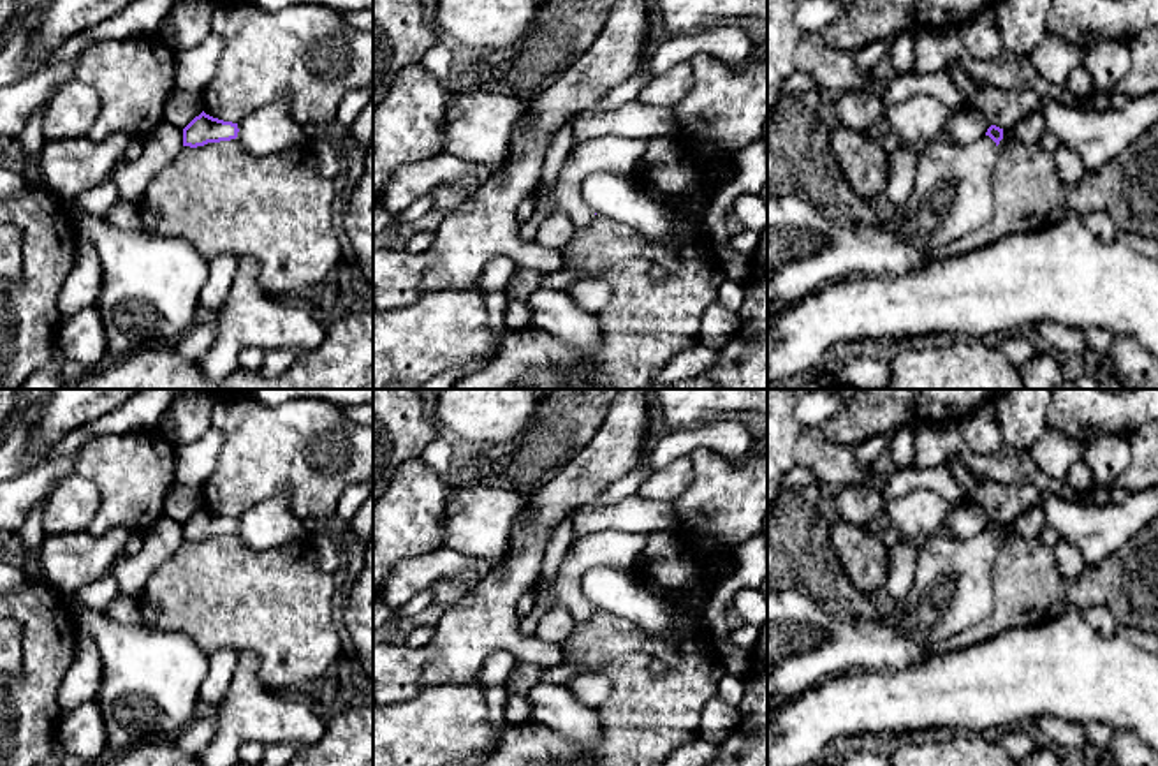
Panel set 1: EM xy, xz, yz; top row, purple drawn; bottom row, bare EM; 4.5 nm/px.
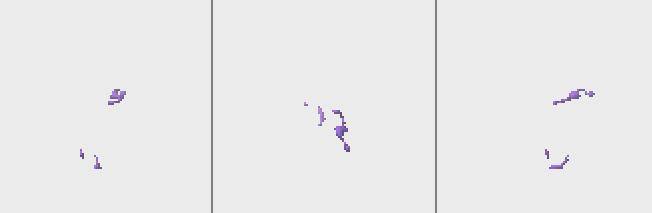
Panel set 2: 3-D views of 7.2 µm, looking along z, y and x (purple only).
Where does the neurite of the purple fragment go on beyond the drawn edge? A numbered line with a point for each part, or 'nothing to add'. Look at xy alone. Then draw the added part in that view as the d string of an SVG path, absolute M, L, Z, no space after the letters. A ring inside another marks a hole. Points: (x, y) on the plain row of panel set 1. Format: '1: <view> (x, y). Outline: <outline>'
nothing to add

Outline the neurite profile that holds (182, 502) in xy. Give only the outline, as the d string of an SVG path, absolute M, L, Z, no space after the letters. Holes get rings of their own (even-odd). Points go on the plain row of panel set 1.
M176 482L164 502L164 514L183 525L201 507L201 491Z

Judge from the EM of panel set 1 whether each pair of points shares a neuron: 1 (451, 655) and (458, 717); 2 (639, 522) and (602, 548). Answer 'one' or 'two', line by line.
1: two
2: two

